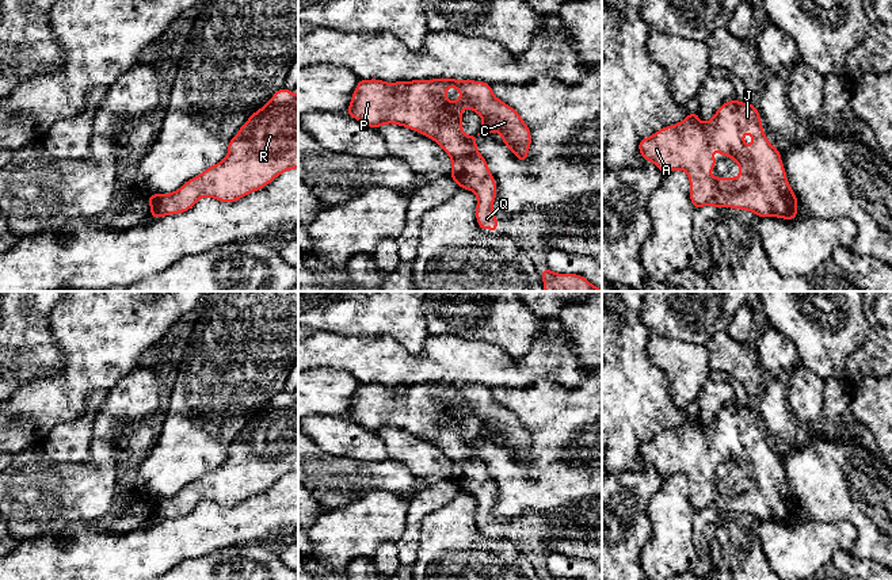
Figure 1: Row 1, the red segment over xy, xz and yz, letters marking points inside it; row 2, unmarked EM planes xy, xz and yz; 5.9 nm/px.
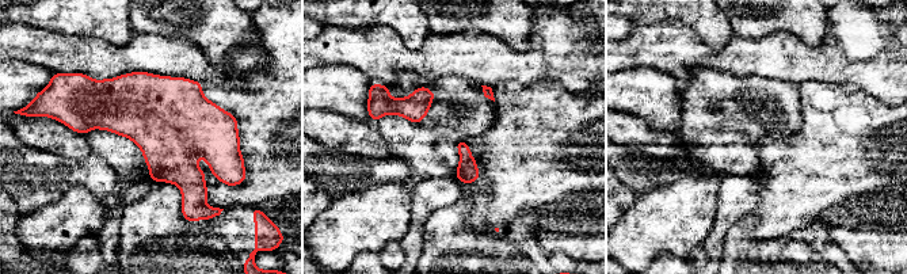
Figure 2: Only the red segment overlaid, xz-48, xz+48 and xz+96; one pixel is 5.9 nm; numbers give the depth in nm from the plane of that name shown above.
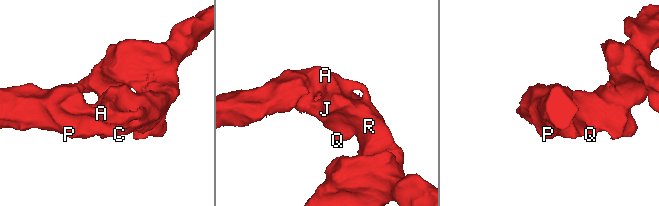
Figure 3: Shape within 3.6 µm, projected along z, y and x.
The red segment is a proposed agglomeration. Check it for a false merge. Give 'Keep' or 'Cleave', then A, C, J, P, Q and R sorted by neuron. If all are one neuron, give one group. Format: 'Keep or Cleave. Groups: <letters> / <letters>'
Keep. Groups: A C J P Q R

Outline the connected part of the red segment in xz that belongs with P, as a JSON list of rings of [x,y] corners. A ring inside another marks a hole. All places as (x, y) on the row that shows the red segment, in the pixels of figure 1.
[[[359,79],[358,84],[357,84],[357,88],[355,88],[355,92],[352,94],[351,96],[351,103],[347,108],[347,111],[344,112],[352,118],[355,118],[357,121],[367,125],[369,127],[371,129],[378,129],[381,125],[386,125],[386,123],[394,123],[394,125],[400,125],[400,126],[404,126],[404,127],[408,127],[411,130],[415,130],[418,133],[422,133],[424,134],[426,137],[434,140],[437,144],[439,144],[443,150],[450,156],[451,159],[451,172],[450,172],[450,178],[461,187],[461,188],[465,188],[465,190],[470,190],[473,191],[476,195],[477,195],[477,207],[476,207],[476,218],[477,218],[477,224],[480,226],[480,229],[483,232],[485,232],[487,228],[491,228],[492,229],[492,234],[496,234],[498,233],[498,217],[492,213],[492,206],[493,206],[493,201],[495,201],[495,196],[496,196],[496,180],[493,179],[493,176],[491,175],[489,172],[489,168],[488,168],[488,164],[487,164],[487,160],[479,153],[477,150],[477,146],[476,146],[476,138],[480,136],[480,134],[487,134],[487,133],[492,133],[492,131],[498,131],[502,134],[502,141],[504,145],[508,146],[508,149],[518,157],[519,161],[522,163],[526,163],[527,161],[527,152],[530,149],[530,145],[531,145],[531,137],[530,137],[530,129],[529,126],[522,121],[521,115],[515,111],[515,108],[507,106],[504,102],[499,100],[493,92],[492,92],[492,85],[491,84],[487,84],[487,83],[483,83],[483,81],[474,81],[474,80],[457,80],[457,79],[434,79],[434,80],[413,80],[413,81],[397,81],[397,83],[386,83],[386,81],[382,81],[382,80],[377,80],[377,79],[371,79],[371,80],[362,80]],[[449,87],[454,87],[457,88],[460,92],[461,92],[461,99],[460,100],[454,100],[454,102],[450,102],[446,99],[446,89]],[[468,107],[473,111],[476,111],[481,118],[483,118],[483,123],[481,123],[481,127],[480,127],[480,133],[477,136],[465,136],[464,131],[462,131],[462,123],[461,123],[461,117],[462,117],[462,110]]]

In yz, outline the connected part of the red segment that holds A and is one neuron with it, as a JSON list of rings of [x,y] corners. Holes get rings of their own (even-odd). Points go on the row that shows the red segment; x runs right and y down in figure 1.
[[[725,102],[705,123],[691,111],[682,122],[640,140],[638,152],[663,173],[675,169],[687,173],[694,209],[732,207],[754,211],[756,217],[797,218],[798,199],[788,183],[779,149],[765,136],[755,104]],[[743,133],[752,134],[751,149]],[[714,148],[737,163],[739,178],[708,175],[716,168]]]

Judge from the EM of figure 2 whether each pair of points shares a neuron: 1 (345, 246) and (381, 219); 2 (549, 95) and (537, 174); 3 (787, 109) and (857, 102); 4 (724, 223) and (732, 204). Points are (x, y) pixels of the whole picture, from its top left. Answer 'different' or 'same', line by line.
1: same
2: same
3: different
4: same

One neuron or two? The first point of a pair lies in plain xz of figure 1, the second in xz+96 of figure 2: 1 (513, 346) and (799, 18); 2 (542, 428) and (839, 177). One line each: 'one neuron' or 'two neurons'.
1: one neuron
2: one neuron

